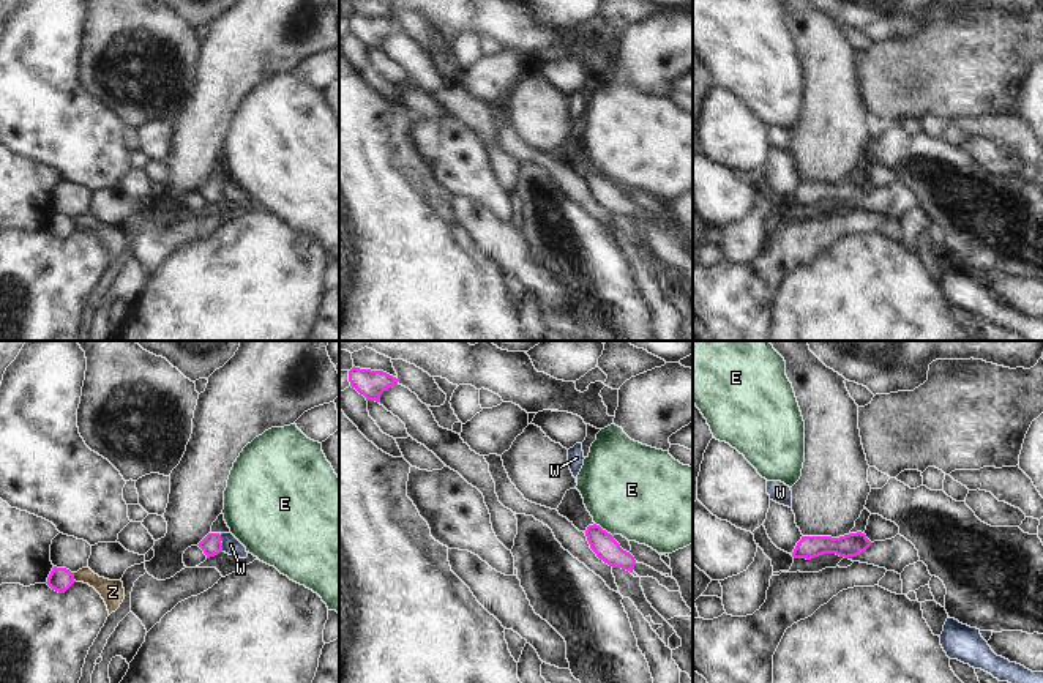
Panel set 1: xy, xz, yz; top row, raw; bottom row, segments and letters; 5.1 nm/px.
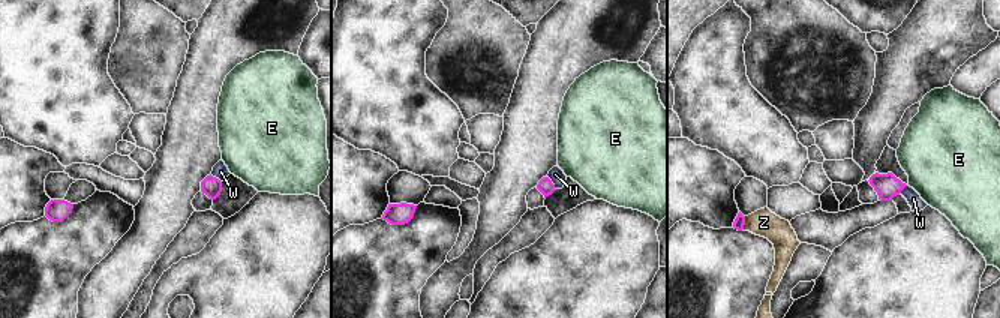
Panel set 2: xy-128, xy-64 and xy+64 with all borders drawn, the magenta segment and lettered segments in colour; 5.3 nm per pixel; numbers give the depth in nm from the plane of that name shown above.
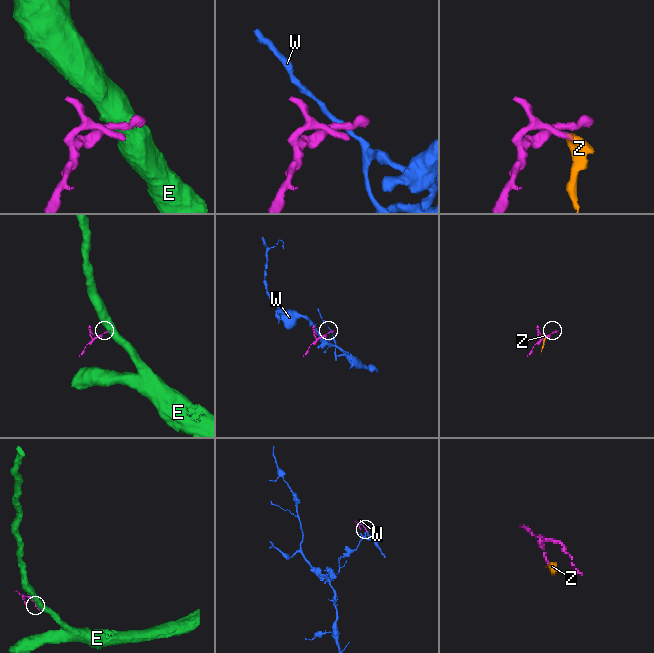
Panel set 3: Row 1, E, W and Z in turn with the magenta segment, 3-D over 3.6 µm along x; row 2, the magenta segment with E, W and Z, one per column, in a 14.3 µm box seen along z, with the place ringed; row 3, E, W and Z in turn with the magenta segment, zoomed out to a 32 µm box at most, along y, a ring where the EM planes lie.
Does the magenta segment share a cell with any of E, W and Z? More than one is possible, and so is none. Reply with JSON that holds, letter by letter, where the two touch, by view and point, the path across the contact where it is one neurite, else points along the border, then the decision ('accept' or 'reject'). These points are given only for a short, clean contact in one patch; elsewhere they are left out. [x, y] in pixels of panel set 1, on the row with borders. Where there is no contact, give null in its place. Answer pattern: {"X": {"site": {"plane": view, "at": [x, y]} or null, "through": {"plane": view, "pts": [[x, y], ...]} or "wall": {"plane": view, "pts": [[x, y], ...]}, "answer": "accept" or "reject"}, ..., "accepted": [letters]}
{"E": {"site": {"plane": "xz", "at": [605, 530]}, "wall": {"plane": "xz", "pts": [[595, 522], [613, 537]]}, "answer": "reject"}, "W": {"site": {"plane": "xy", "at": [221, 543]}, "wall": {"plane": "xy", "pts": [[218, 533], [223, 551]]}, "answer": "reject"}, "Z": {"site": {"plane": "xy", "at": [73, 578]}, "wall": {"plane": "xy", "pts": [[73, 573], [76, 581]]}, "answer": "reject"}, "accepted": []}

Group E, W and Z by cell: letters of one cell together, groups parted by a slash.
E / W / Z

